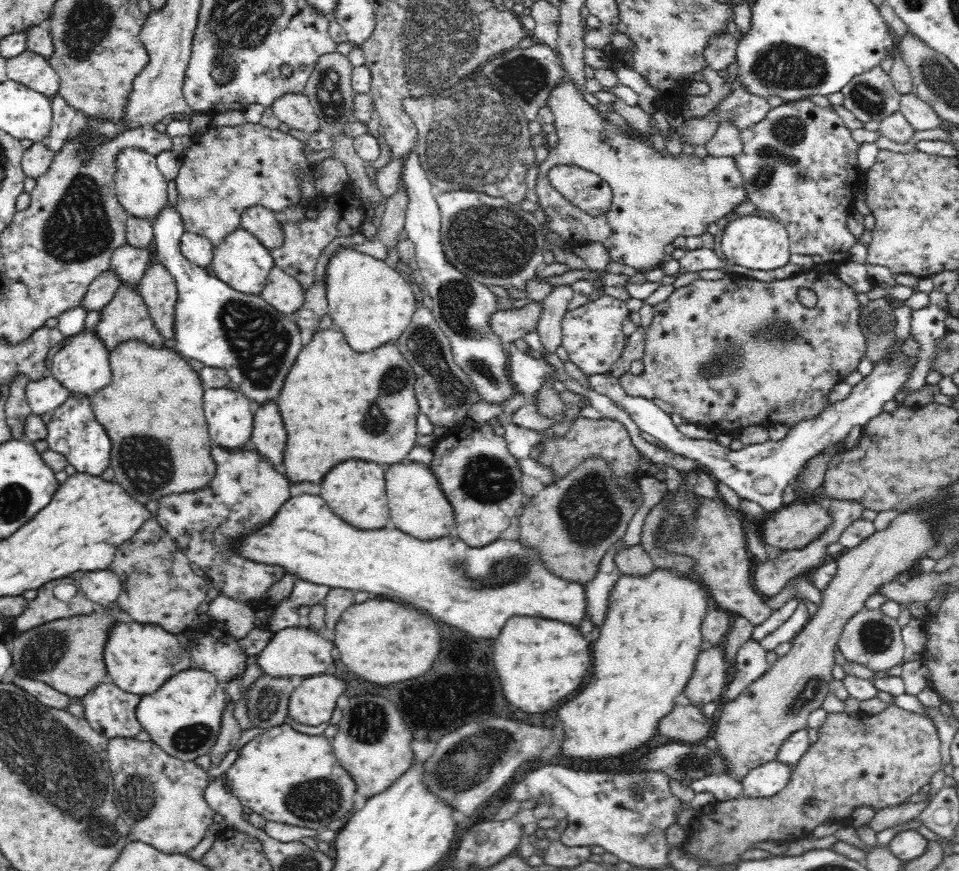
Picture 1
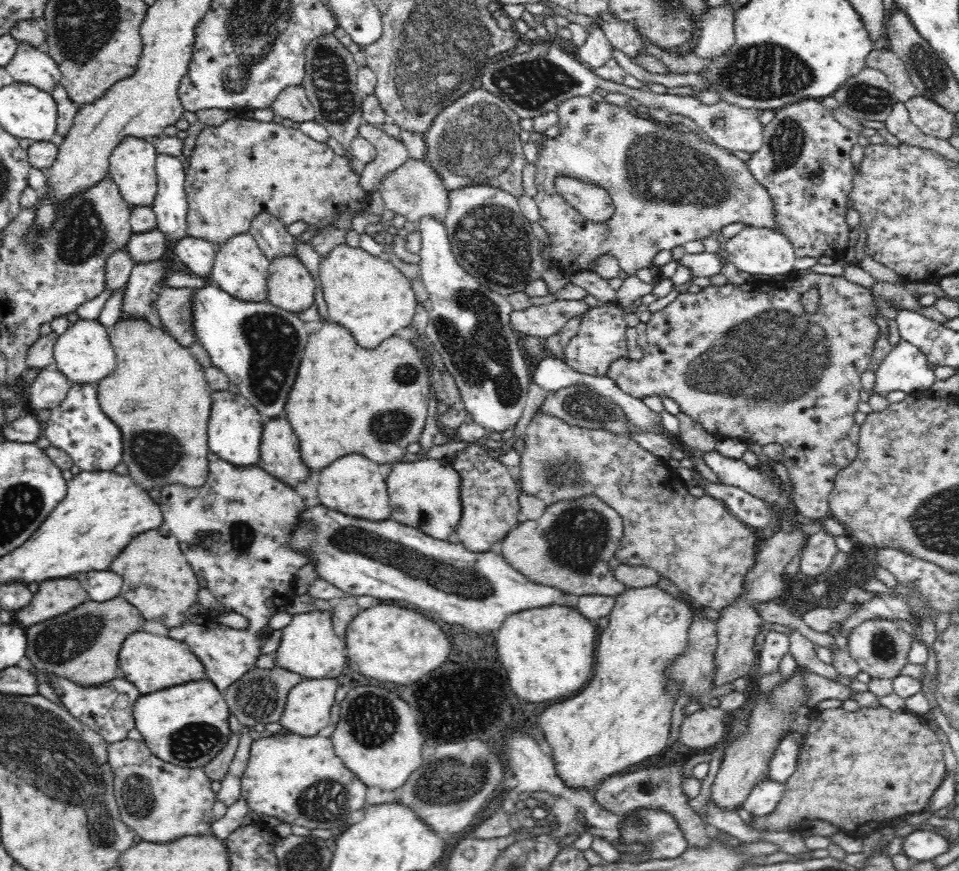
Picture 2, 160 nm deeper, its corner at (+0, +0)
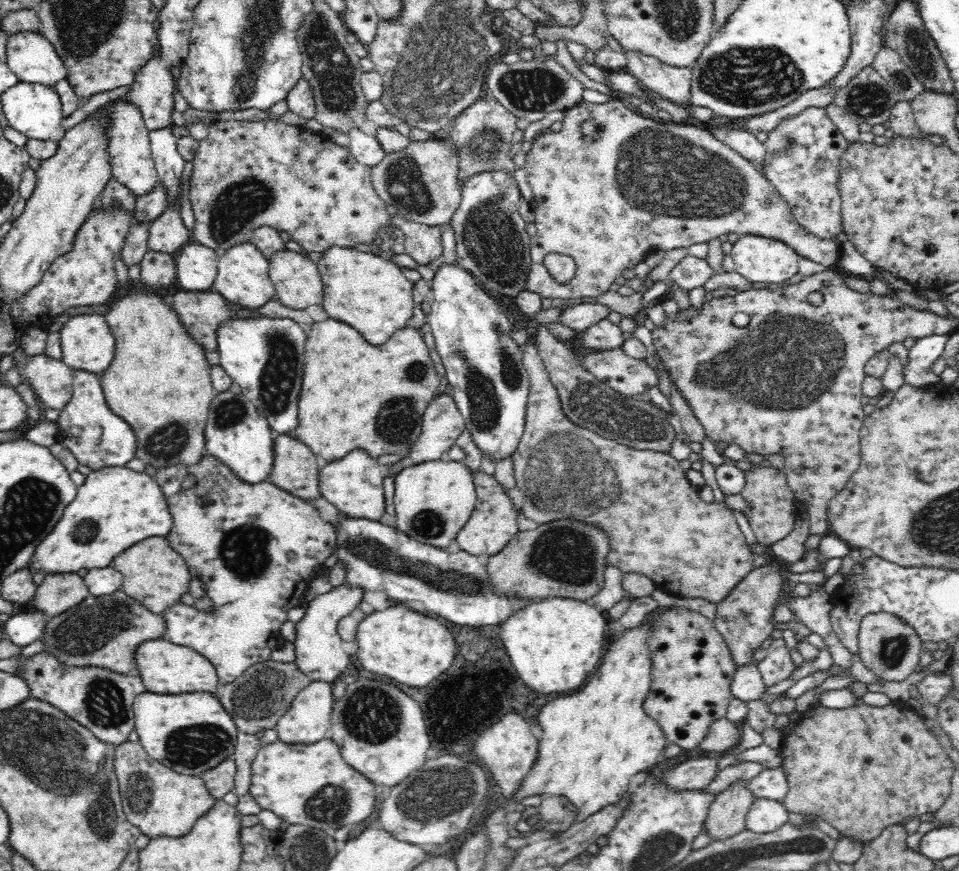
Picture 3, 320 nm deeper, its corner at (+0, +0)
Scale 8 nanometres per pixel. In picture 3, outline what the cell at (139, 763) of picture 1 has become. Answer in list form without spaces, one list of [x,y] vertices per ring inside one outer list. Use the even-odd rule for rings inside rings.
[[[128,740],[122,744],[115,745],[114,748],[114,771],[118,777],[120,798],[122,801],[123,811],[126,813],[126,818],[133,825],[148,837],[182,837],[190,833],[192,827],[198,819],[206,814],[217,801],[206,788],[205,782],[201,776],[188,776],[180,774],[161,762],[154,760],[141,745],[138,740]]]

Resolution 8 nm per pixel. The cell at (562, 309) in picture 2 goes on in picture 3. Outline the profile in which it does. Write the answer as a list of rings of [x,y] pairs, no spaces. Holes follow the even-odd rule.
[[[575,301],[560,314],[558,322],[580,332],[590,328],[592,324],[598,324],[600,320],[608,318],[610,311],[610,307],[603,304]]]

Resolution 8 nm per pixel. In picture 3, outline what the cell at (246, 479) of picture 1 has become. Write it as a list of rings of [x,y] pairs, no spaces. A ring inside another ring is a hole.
[[[204,454],[195,465],[178,463],[158,469],[155,480],[164,490],[162,493],[174,520],[172,534],[166,538],[188,562],[187,566],[196,570],[212,601],[212,608],[207,611],[181,601],[169,606],[162,613],[167,623],[164,638],[199,652],[216,667],[218,682],[230,684],[248,668],[270,662],[270,654],[282,645],[280,626],[289,622],[288,611],[305,605],[304,594],[309,582],[318,576],[326,559],[333,554],[336,527],[324,521],[308,501],[276,487],[269,480],[257,484],[240,481],[231,468],[210,454]],[[188,477],[196,479],[196,486],[182,486]]]

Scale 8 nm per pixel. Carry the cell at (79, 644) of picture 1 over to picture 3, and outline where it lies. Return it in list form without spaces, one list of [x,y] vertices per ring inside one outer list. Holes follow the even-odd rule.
[[[122,589],[104,596],[89,594],[80,604],[48,619],[41,637],[42,651],[56,655],[68,666],[100,667],[127,675],[136,670],[134,650],[146,640],[164,639],[166,624],[162,613],[148,610]]]

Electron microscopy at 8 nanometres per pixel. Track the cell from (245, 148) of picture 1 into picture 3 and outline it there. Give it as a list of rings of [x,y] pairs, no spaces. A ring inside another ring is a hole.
[[[226,116],[223,120],[209,125],[208,136],[199,140],[198,155],[192,160],[193,168],[191,179],[189,180],[189,199],[195,216],[195,223],[191,233],[191,240],[196,241],[212,250],[223,253],[224,250],[236,246],[242,242],[251,242],[252,234],[256,228],[260,226],[271,226],[278,231],[284,230],[290,234],[291,240],[298,242],[302,246],[304,252],[321,252],[323,253],[331,246],[341,246],[354,248],[356,244],[368,244],[372,246],[374,240],[385,237],[388,245],[390,234],[389,227],[391,225],[390,215],[393,211],[389,208],[380,195],[376,193],[376,189],[372,187],[372,175],[370,174],[370,167],[368,165],[358,162],[351,154],[349,148],[342,148],[338,144],[331,143],[326,136],[314,133],[304,126],[295,126],[285,124],[278,119],[266,119],[264,121],[248,121],[248,120],[234,120]]]

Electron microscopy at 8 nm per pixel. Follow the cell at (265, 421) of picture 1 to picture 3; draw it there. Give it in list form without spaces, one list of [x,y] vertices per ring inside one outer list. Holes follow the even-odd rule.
[[[280,434],[274,439],[274,466],[269,481],[302,500],[316,500],[322,498],[319,488],[321,464],[318,456],[301,440],[296,439],[292,434]]]

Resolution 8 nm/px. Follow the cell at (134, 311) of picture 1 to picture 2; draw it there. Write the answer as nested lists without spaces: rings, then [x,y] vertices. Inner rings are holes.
[[[164,259],[135,262],[122,298],[122,316],[147,319],[152,316],[152,290],[173,271]]]

